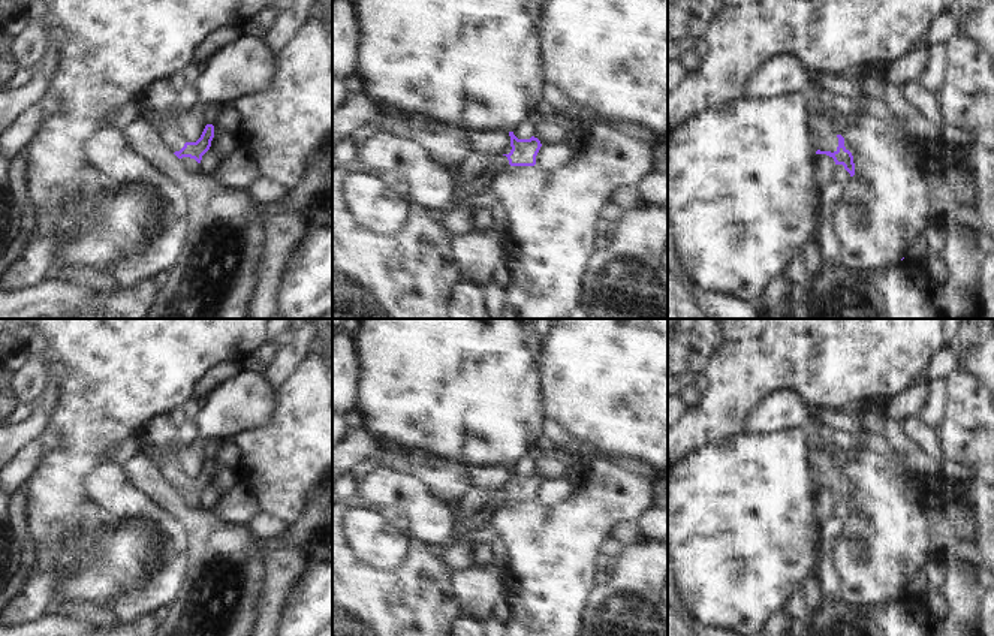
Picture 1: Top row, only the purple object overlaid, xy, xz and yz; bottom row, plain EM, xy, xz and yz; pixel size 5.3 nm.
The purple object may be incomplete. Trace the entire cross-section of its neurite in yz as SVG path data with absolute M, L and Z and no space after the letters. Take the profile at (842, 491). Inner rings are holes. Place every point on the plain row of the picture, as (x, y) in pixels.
M814 415L808 416L804 426L808 432L808 467L811 470L811 479L816 489L826 489L832 492L835 500L843 500L850 512L853 512L853 491L844 482L844 473L831 465L831 456L835 450L831 429Z

